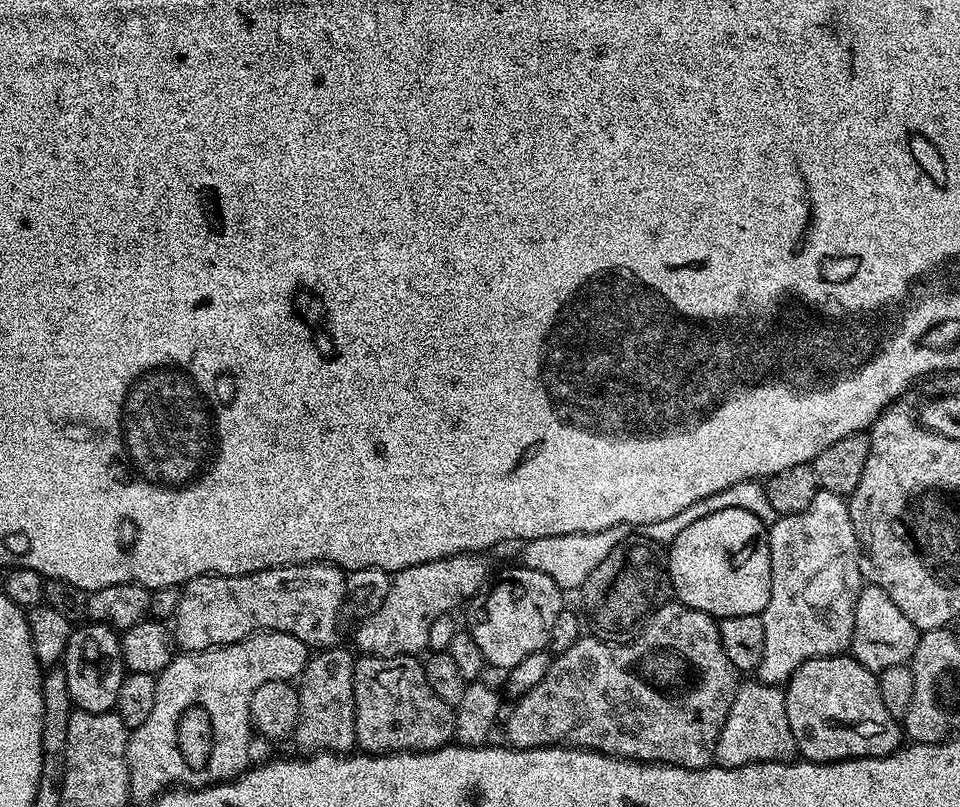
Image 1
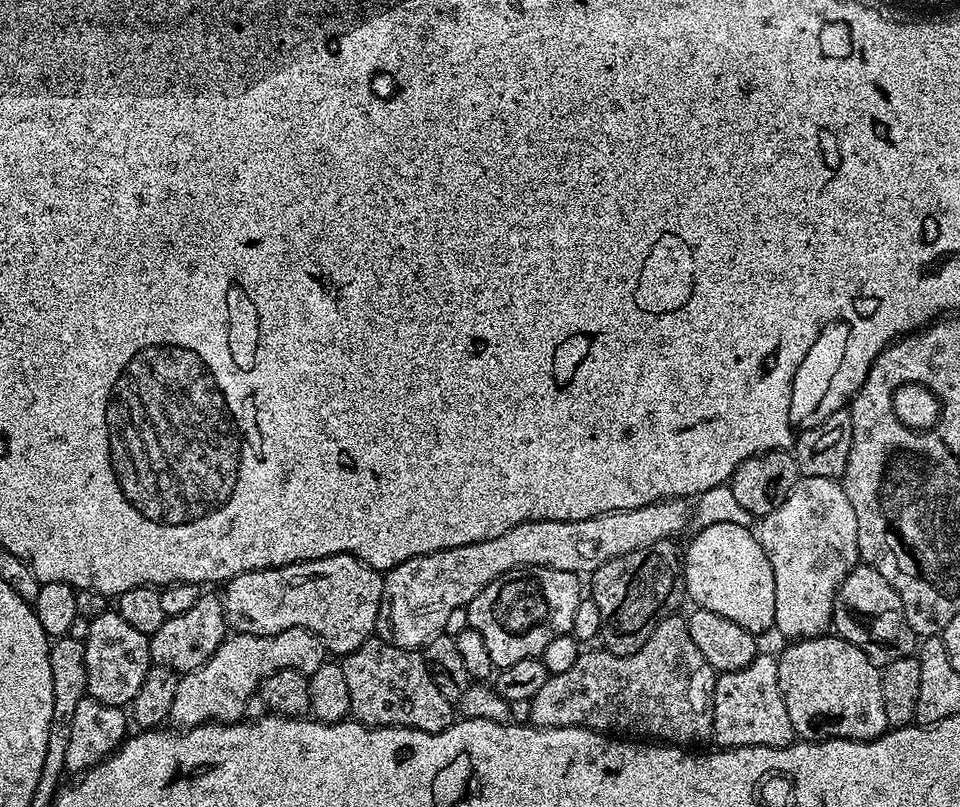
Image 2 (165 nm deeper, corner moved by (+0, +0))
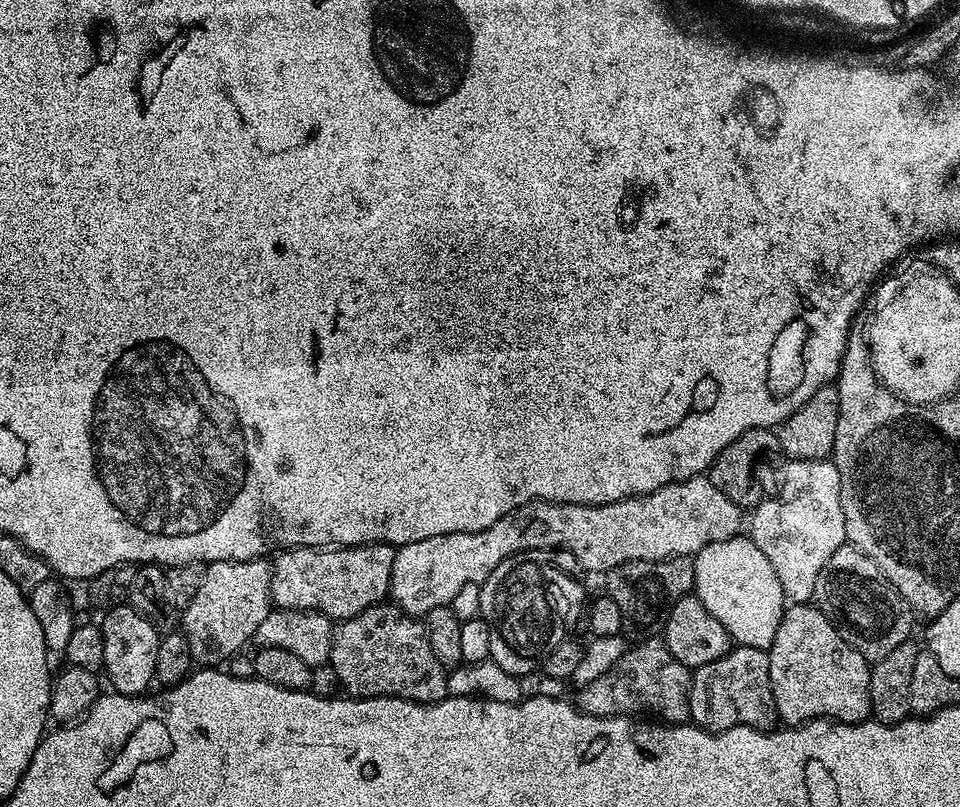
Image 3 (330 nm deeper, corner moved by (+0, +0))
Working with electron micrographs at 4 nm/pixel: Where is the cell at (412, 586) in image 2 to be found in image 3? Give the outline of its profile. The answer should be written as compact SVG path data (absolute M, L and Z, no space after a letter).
M707 475L689 480L675 480L645 496L631 496L609 504L553 504L551 500L533 500L531 504L506 514L494 526L477 532L438 534L434 538L422 538L422 542L401 544L396 548L394 566L390 574L391 603L406 614L422 618L438 606L451 605L454 594L467 584L483 584L484 580L506 558L519 552L539 548L565 548L580 563L585 573L608 573L611 568L625 564L627 560L668 560L671 556L695 557L710 542L722 542L741 531L742 510L718 486L708 481Z

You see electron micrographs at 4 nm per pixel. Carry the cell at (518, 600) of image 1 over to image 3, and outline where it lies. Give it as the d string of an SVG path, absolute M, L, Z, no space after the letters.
M539 548L538 550L530 550L529 552L519 552L510 558L503 560L498 566L494 566L494 570L480 585L480 616L490 626L490 658L498 666L502 666L502 670L506 670L510 674L524 678L527 672L532 672L541 667L542 662L546 658L546 654L550 654L550 650L558 647L561 640L569 635L568 627L575 625L582 616L582 609L585 607L584 600L584 584L580 581L582 577L582 569L580 563L574 558L574 554L567 552L565 548Z

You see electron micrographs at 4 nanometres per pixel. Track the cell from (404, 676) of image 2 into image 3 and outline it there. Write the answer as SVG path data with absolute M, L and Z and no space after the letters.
M391 602L375 604L354 614L348 620L339 621L332 630L332 645L328 658L336 672L339 687L343 691L345 688L348 691L345 693L352 698L397 696L419 704L437 704L449 696L448 672L442 666L442 662L434 658L434 650L430 650L430 642L423 623Z

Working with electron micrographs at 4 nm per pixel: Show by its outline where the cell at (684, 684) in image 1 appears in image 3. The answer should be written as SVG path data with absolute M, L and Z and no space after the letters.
M640 642L637 648L629 647L622 655L600 678L595 678L589 684L583 685L579 689L580 693L574 697L575 703L578 705L581 712L586 712L590 716L631 716L633 718L639 717L641 714L648 714L644 712L653 712L653 717L659 718L665 725L671 726L673 724L686 724L689 723L690 717L688 715L688 682L690 679L690 670L686 666L682 666L682 662L678 662L674 658L674 654L670 654L668 647L663 642L656 642L656 644L648 644L652 642Z

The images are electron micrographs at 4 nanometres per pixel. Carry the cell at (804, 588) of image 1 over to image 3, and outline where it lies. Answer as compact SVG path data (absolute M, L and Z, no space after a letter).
M831 459L788 460L780 468L780 485L771 496L761 500L751 513L750 538L774 566L785 601L809 603L822 566L848 538L846 518L842 518L840 475Z

